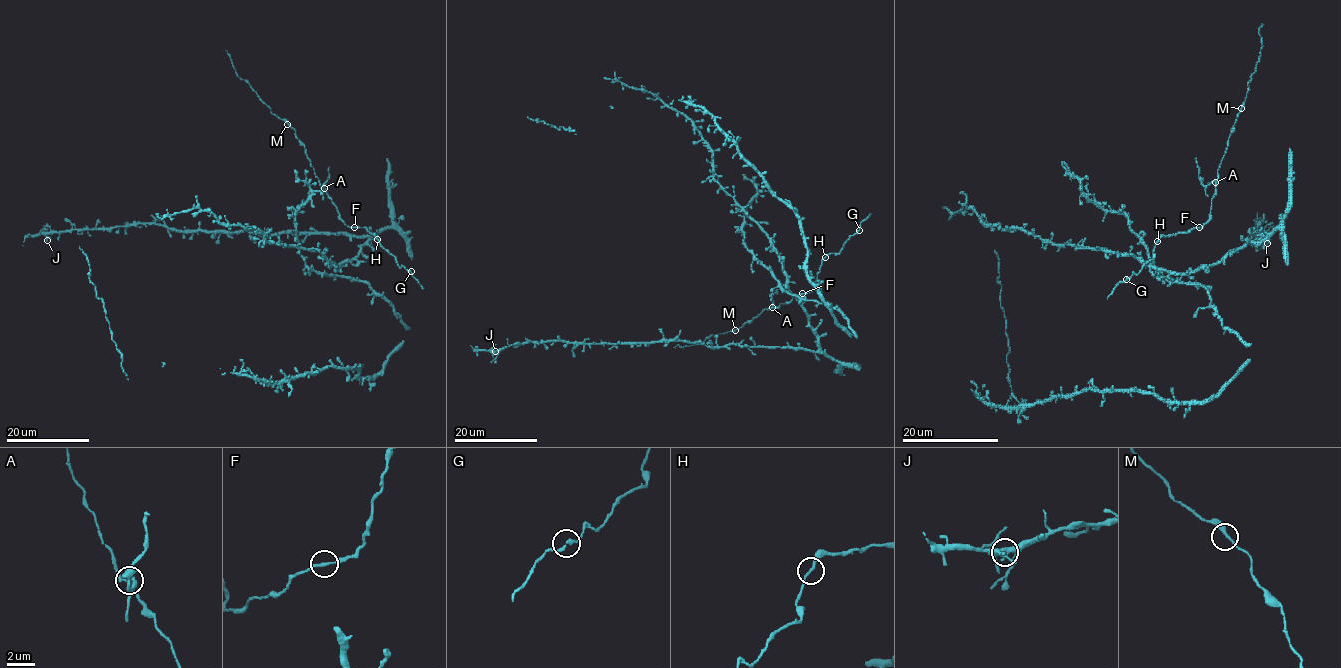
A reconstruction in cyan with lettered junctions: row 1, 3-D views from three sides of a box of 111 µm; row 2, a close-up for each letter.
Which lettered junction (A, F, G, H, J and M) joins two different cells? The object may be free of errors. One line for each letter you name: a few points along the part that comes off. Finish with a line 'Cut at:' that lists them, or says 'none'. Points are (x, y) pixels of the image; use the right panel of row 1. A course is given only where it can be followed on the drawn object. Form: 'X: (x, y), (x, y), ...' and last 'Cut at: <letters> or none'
A: (1215, 182), (1207, 185), (1202, 183), (1196, 158)
Cut at: A

